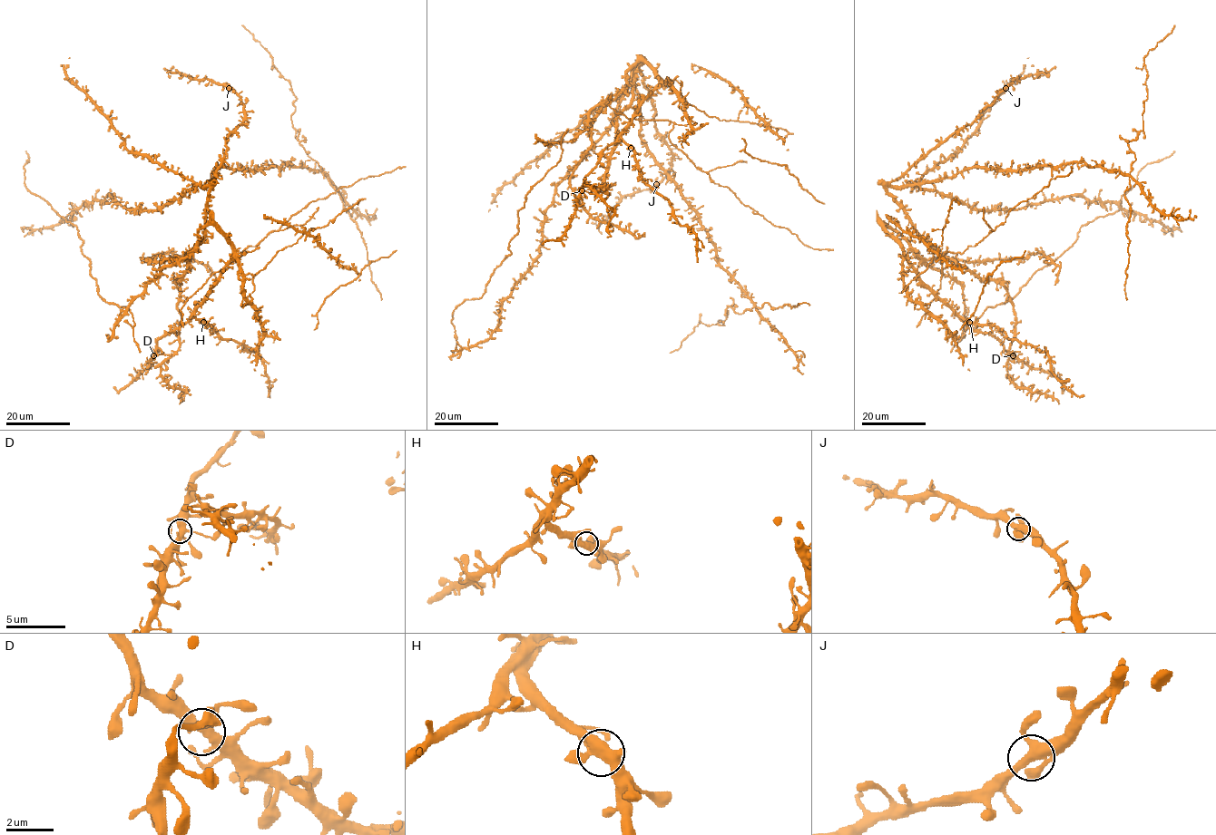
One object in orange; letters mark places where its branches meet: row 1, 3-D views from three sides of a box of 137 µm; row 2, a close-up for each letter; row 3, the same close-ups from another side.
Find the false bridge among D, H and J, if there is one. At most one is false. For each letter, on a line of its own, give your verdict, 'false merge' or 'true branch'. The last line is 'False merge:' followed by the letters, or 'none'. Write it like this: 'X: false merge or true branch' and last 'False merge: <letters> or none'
D: true branch
H: true branch
J: true branch
False merge: none

